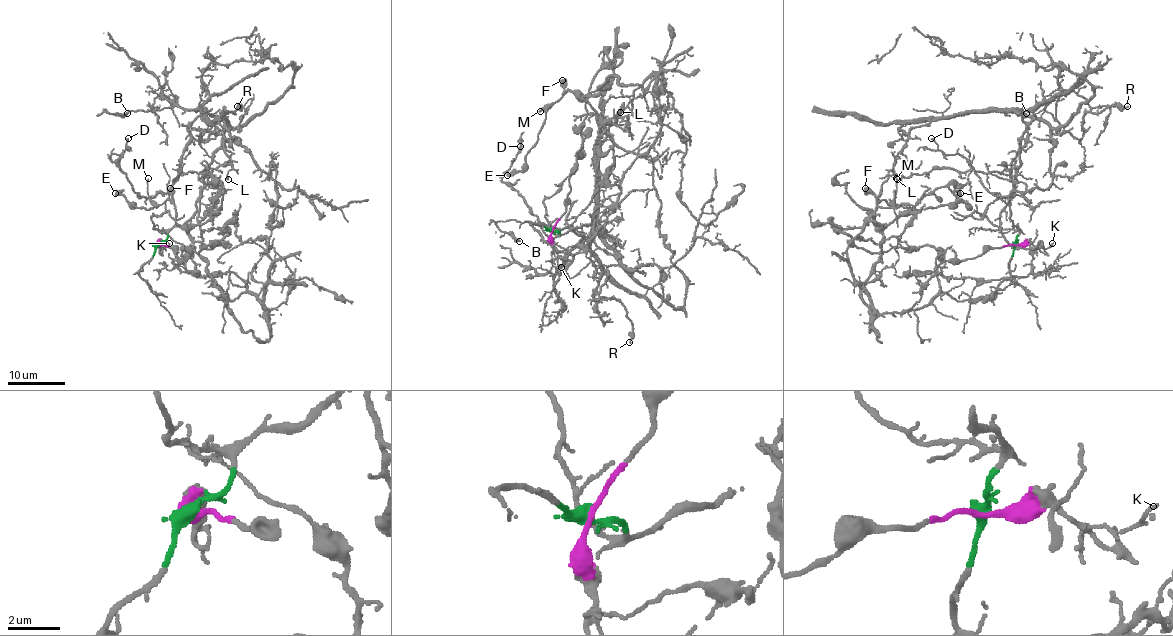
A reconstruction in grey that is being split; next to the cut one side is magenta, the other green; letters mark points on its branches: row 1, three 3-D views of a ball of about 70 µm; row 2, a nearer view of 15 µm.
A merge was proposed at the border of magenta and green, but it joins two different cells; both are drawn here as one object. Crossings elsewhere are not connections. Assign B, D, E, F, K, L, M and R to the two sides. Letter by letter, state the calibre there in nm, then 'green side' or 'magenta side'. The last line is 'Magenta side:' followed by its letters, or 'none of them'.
B: 380 nm thick; green side
D: 140 nm thick; green side
E: 360 nm thick; magenta side
F: 750 nm thick; magenta side
K: 90 nm thick; magenta side
L: 140 nm thick; green side
M: 120 nm thick; magenta side
R: 150 nm thick; green side
Magenta side: E, F, K, M

